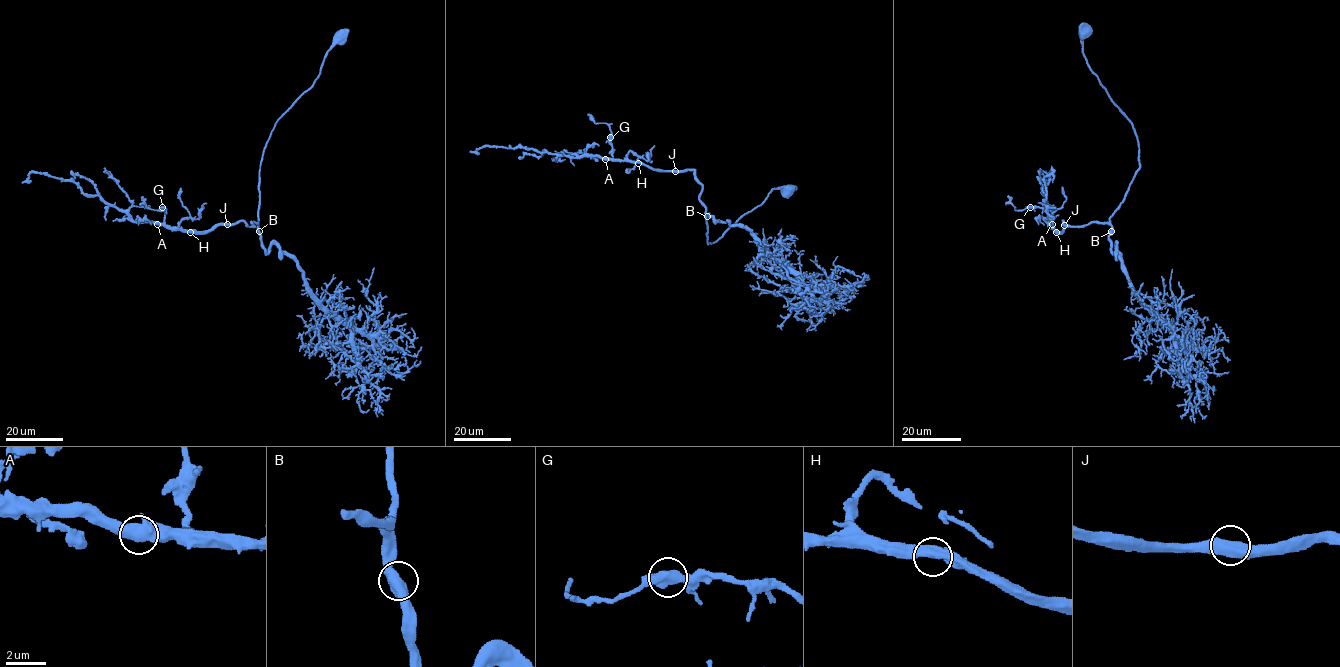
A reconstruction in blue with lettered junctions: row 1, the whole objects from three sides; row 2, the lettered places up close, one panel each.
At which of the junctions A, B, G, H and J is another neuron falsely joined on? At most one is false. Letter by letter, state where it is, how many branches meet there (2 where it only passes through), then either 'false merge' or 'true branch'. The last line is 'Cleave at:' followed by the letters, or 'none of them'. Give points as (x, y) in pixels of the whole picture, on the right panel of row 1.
A: place (1052, 224); branches 2; true branch
B: place (1111, 231); branches 2; true branch
G: place (1030, 207); branches 2; true branch
H: place (1056, 232); branches 2; true branch
J: place (1064, 225); branches 2; true branch
Cleave at: none of them

